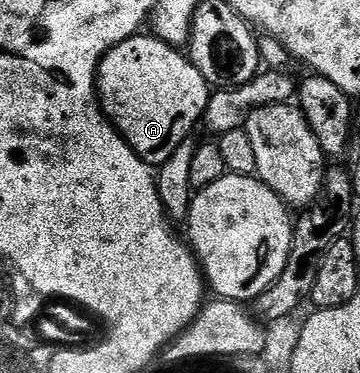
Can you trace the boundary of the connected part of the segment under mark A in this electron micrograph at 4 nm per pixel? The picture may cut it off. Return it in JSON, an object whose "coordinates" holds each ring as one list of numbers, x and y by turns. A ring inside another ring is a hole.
{"coordinates":[[154,35,144,36,126,39,104,54,100,61,100,70,96,73,96,91,105,117,114,128,120,130,124,142,146,164,159,167,170,159,183,140,193,136,192,128,205,120,210,86,202,71,198,71,198,67,194,67,194,63,177,46,167,45]]}

